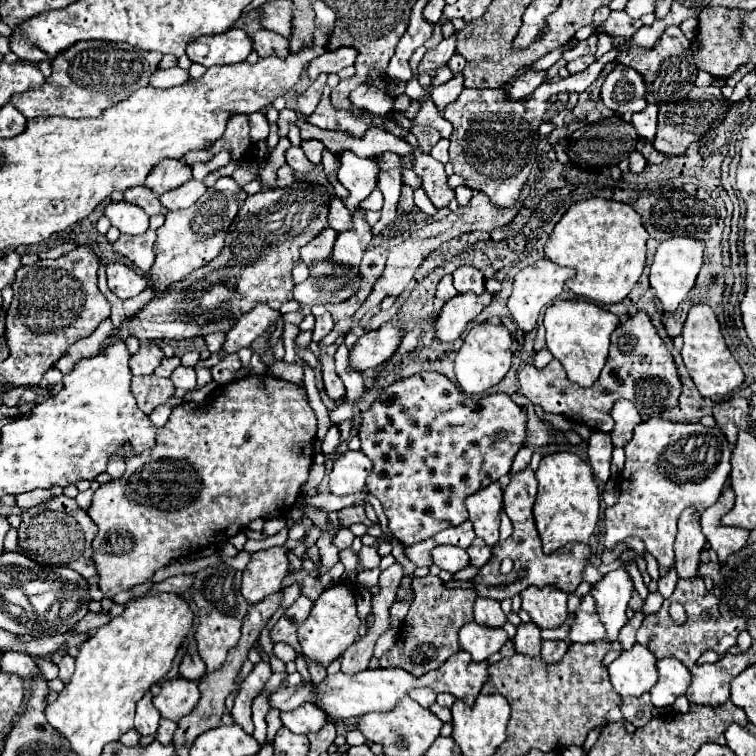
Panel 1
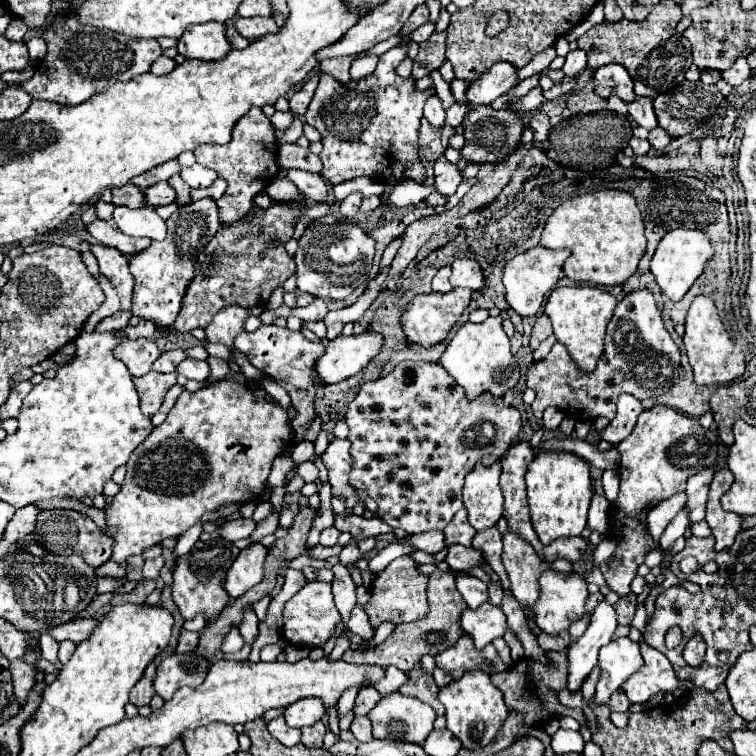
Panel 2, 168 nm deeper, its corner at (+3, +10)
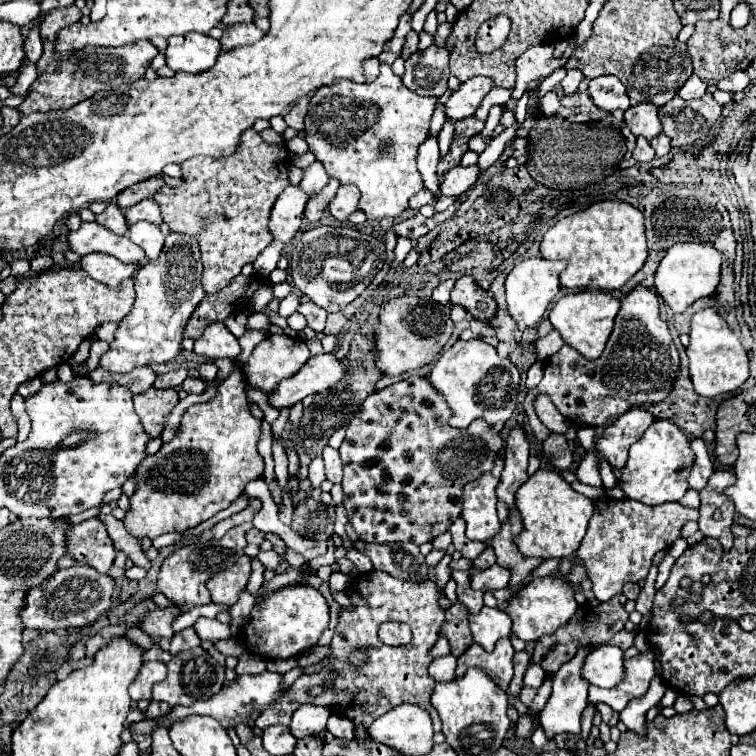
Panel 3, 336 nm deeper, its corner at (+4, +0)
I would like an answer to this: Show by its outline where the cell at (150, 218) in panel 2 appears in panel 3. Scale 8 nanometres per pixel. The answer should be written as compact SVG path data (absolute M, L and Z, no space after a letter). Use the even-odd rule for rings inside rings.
M136 222L130 230L128 230L128 236L134 244L138 244L146 256L150 260L156 260L162 252L162 246L164 246L164 234L160 232L158 226L150 224L150 222Z

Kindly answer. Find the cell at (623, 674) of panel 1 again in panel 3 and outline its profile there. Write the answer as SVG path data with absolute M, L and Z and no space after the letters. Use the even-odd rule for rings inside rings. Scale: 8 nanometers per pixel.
M598 646L592 648L592 652L586 656L582 666L582 678L588 680L594 686L612 688L624 678L624 658L622 650L618 646Z

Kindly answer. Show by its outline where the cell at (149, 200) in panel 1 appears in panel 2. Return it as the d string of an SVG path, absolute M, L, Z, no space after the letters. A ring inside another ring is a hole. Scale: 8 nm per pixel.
M127 184L113 190L113 204L125 204L129 208L141 208L143 202L143 190L139 190L135 184Z

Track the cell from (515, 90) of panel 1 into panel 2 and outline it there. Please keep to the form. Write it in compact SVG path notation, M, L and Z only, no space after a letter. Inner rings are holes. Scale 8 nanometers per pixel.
M497 62L489 72L485 72L479 80L475 80L469 90L467 98L473 104L491 104L499 96L507 94L511 88L517 86L517 68L509 62Z

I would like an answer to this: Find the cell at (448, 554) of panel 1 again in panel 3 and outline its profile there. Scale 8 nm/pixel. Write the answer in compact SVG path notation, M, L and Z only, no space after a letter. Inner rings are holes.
M494 564L494 566L486 568L486 570L472 568L470 574L472 574L472 588L474 590L482 590L482 592L506 588L508 582L510 582L510 570L502 568L498 564Z

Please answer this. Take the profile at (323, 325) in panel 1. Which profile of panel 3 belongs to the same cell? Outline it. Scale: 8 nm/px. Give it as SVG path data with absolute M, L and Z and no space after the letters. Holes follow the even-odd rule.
M302 300L302 304L298 306L298 312L306 318L308 326L314 330L314 332L322 332L324 330L324 324L326 324L326 310L324 308L318 308L314 302L310 300Z

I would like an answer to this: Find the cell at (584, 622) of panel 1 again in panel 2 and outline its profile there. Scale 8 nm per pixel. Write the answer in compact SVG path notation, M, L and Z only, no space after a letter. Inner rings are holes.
M545 570L539 578L539 584L541 584L541 596L529 608L537 616L537 626L541 630L545 630L547 634L559 634L563 630L569 630L569 626L575 620L585 616L585 604L589 598L589 590L587 590L587 582L579 574L569 574L563 578L563 574L555 570Z

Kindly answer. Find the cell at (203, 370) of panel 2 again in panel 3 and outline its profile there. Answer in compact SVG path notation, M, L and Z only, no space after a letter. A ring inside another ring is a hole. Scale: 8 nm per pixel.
M186 378L182 386L184 386L184 390L186 390L188 394L204 394L204 392L206 392L206 382L204 382L204 380Z

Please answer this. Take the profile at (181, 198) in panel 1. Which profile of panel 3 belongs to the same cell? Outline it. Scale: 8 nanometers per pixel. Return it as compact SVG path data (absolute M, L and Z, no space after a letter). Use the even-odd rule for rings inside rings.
M152 198L142 200L142 202L134 204L134 206L130 206L130 208L124 212L124 216L126 216L128 226L132 226L132 224L136 224L136 222L140 222L140 220L148 220L148 222L152 222L152 224L156 224L156 226L162 224L160 208L158 208L158 204L156 204Z

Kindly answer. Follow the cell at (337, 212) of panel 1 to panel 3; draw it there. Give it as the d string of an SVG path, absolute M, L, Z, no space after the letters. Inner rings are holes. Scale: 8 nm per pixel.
M316 160L314 164L310 164L308 168L304 168L304 174L302 174L302 182L300 182L300 188L306 192L306 194L314 194L314 192L320 192L328 182L328 174L326 170L322 168L322 164Z

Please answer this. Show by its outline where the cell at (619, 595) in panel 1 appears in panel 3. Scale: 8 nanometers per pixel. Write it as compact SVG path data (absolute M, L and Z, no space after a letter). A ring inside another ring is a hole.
M580 648L578 654L570 662L562 664L562 668L552 678L552 694L550 694L546 706L538 714L538 724L546 732L546 738L550 738L550 740L556 738L556 736L560 736L560 734L580 734L580 714L588 706L586 696L588 696L588 686L590 686L580 676L580 670L582 670L584 658L586 658L586 654L590 650L592 648Z

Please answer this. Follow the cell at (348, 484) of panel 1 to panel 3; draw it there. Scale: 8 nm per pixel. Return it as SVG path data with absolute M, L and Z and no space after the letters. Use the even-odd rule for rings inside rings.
M326 446L324 452L322 452L322 458L324 458L324 466L326 466L326 478L332 480L334 484L340 484L340 480L342 480L342 460L340 460L338 450Z

